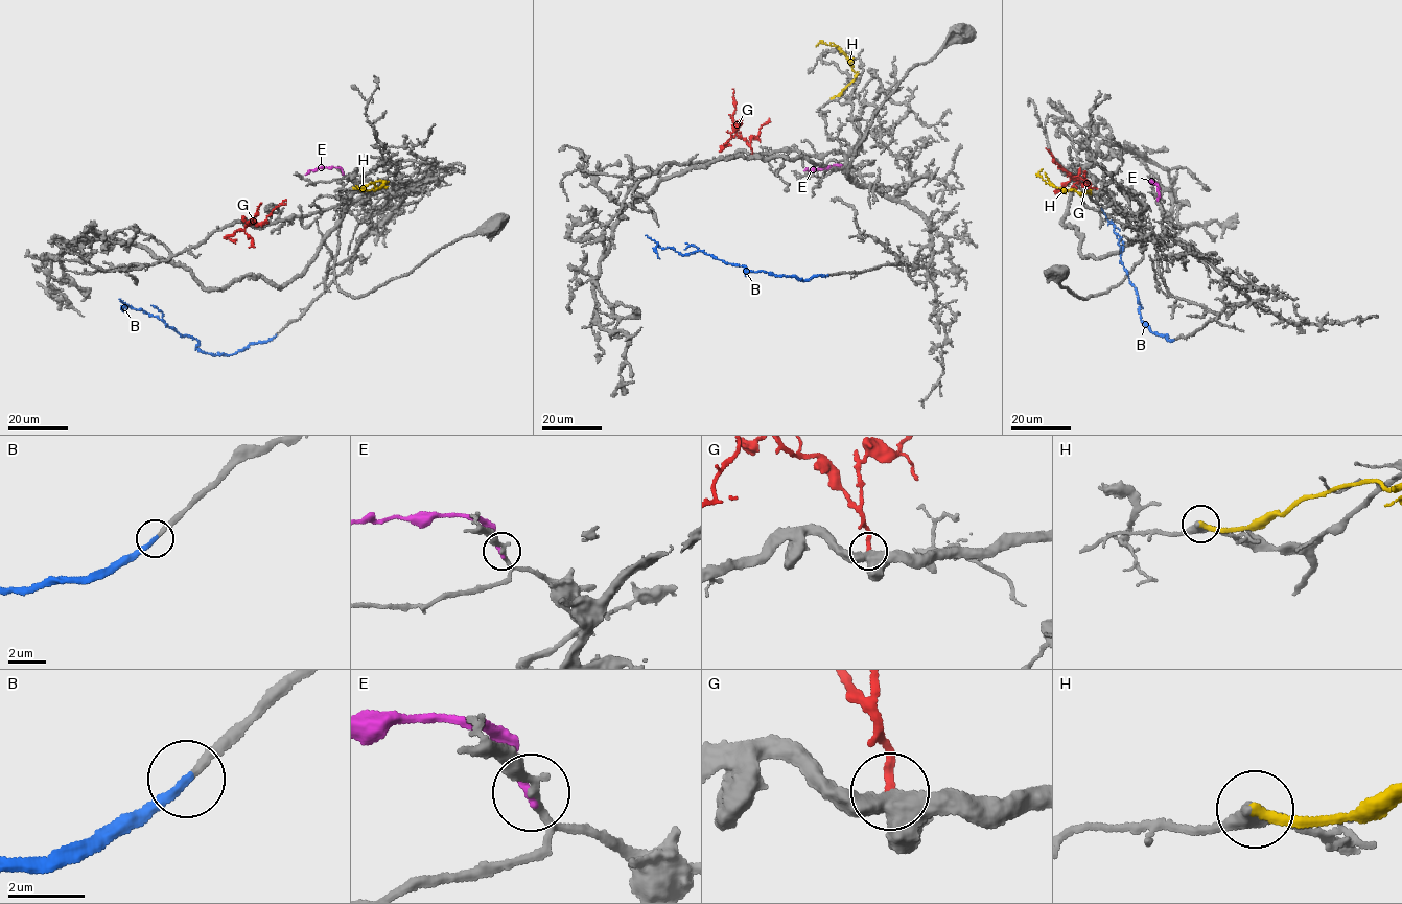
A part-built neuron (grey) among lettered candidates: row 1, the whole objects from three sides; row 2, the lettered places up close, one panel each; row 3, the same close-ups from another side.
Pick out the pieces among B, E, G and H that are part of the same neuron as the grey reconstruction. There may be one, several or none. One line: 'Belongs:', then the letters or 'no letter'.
Belongs: B

